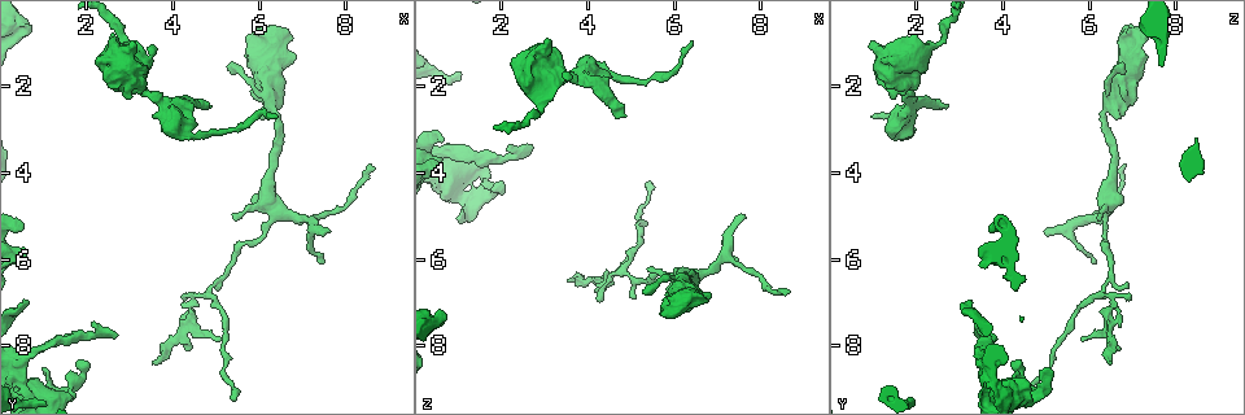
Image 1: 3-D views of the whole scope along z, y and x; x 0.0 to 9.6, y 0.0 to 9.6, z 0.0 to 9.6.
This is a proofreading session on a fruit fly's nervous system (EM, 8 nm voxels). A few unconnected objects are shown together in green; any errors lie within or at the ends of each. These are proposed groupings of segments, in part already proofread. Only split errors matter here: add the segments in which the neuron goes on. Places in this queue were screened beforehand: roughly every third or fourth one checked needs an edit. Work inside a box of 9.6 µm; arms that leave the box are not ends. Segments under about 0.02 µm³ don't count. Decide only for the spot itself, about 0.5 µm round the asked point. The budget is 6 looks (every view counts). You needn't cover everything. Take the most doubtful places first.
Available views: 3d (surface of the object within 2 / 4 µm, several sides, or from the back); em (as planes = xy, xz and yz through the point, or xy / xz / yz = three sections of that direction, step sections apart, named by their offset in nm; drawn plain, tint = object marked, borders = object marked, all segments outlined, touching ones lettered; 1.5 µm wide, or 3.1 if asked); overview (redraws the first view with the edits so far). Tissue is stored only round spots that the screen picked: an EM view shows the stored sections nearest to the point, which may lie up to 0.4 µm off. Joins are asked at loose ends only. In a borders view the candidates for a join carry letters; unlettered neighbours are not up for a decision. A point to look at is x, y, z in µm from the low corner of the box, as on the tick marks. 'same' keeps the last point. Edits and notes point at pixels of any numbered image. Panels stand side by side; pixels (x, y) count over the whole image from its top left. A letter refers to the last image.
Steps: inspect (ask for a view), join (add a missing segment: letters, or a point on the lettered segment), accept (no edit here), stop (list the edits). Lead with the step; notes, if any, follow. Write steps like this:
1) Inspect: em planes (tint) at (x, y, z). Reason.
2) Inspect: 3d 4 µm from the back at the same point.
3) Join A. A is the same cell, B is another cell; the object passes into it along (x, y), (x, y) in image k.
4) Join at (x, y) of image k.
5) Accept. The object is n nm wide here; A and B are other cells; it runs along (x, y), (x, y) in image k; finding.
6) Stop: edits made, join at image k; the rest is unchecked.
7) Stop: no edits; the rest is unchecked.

Inspect: em xz step 4 (tint) at (1.85, 8.30, 4.45). Free end.

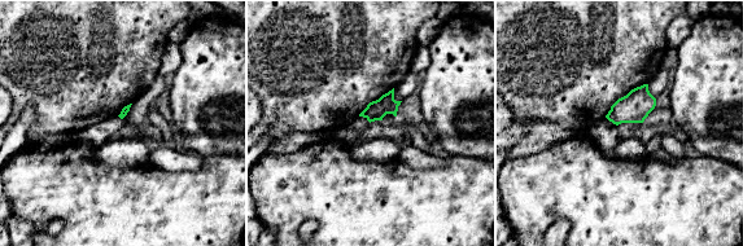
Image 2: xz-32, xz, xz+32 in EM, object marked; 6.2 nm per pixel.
Inspect: em planes (borders) at the same point. Another direction.

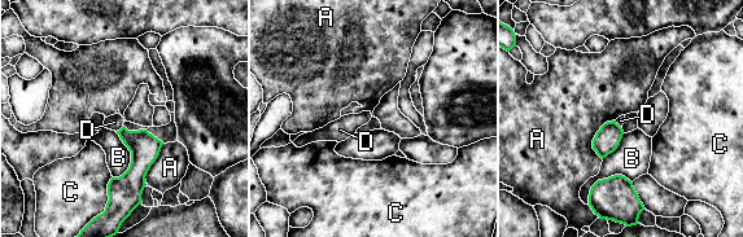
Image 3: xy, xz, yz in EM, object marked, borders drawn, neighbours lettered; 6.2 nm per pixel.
Accept. A, B, C and D are other cells; a border runs along (123, 126), (116, 131) in image 3; none of them fits.

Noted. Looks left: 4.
Inspect: em xz step 4 (tint) at (4.80, 2.55, 2.65). Branch stops here.

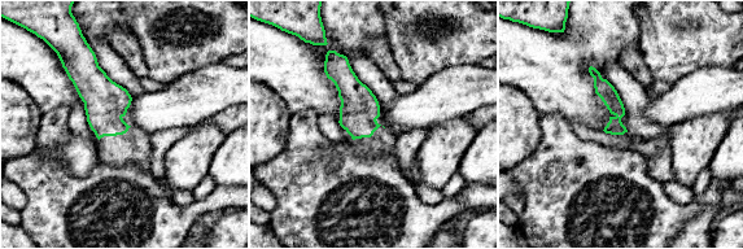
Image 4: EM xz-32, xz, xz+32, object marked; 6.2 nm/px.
Inspect: em planes (borders) at the same point.

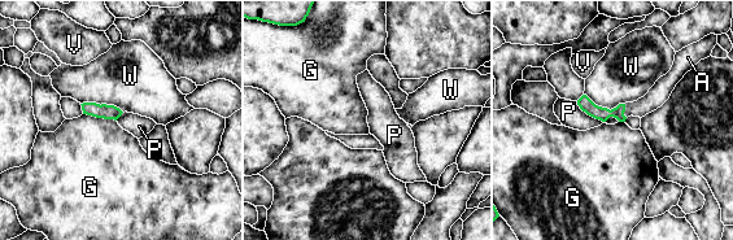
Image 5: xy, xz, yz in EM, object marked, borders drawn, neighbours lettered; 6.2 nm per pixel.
Join A. The longest contact is with P, 300 nm; A is the same cell, G, P, V and W are other cells; the object passes into it along (585, 104), (624, 110), (659, 92) in image 5; it goes on there.

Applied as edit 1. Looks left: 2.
Stop: edits made, join at image 5; the rest is unchecked.

